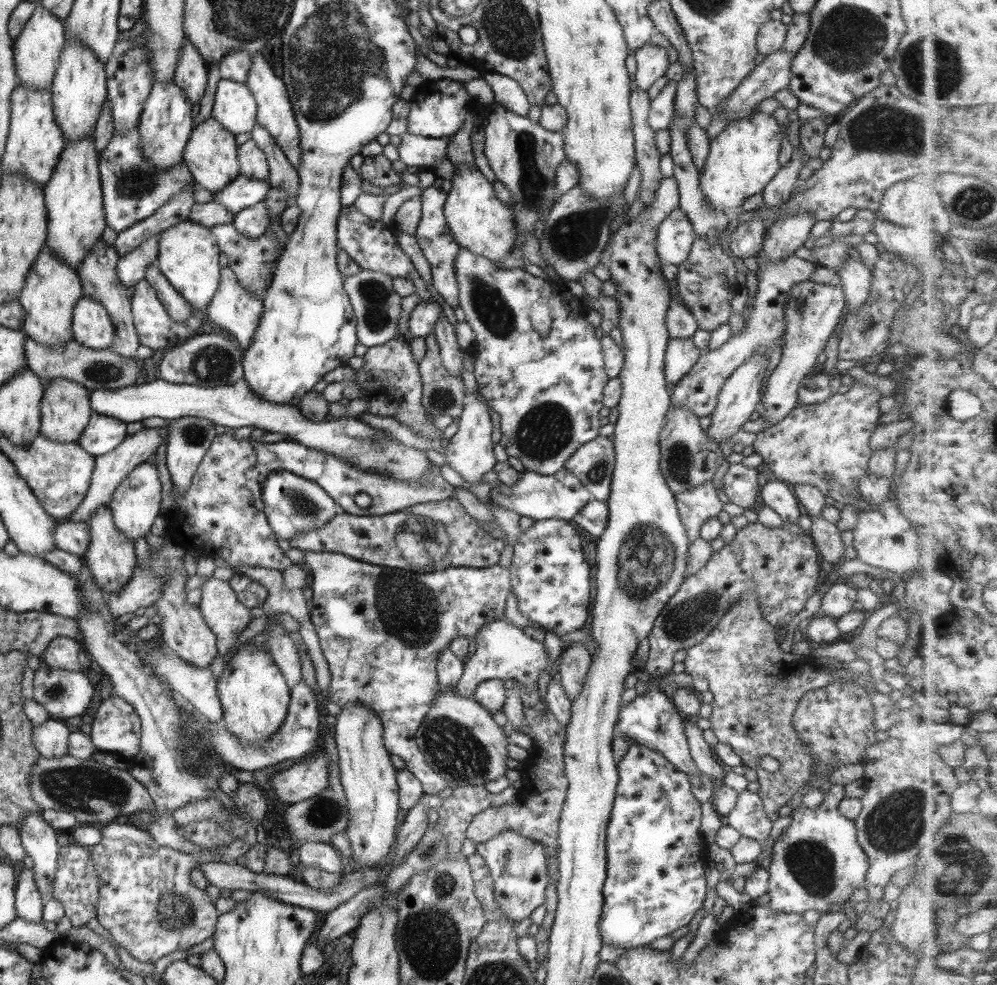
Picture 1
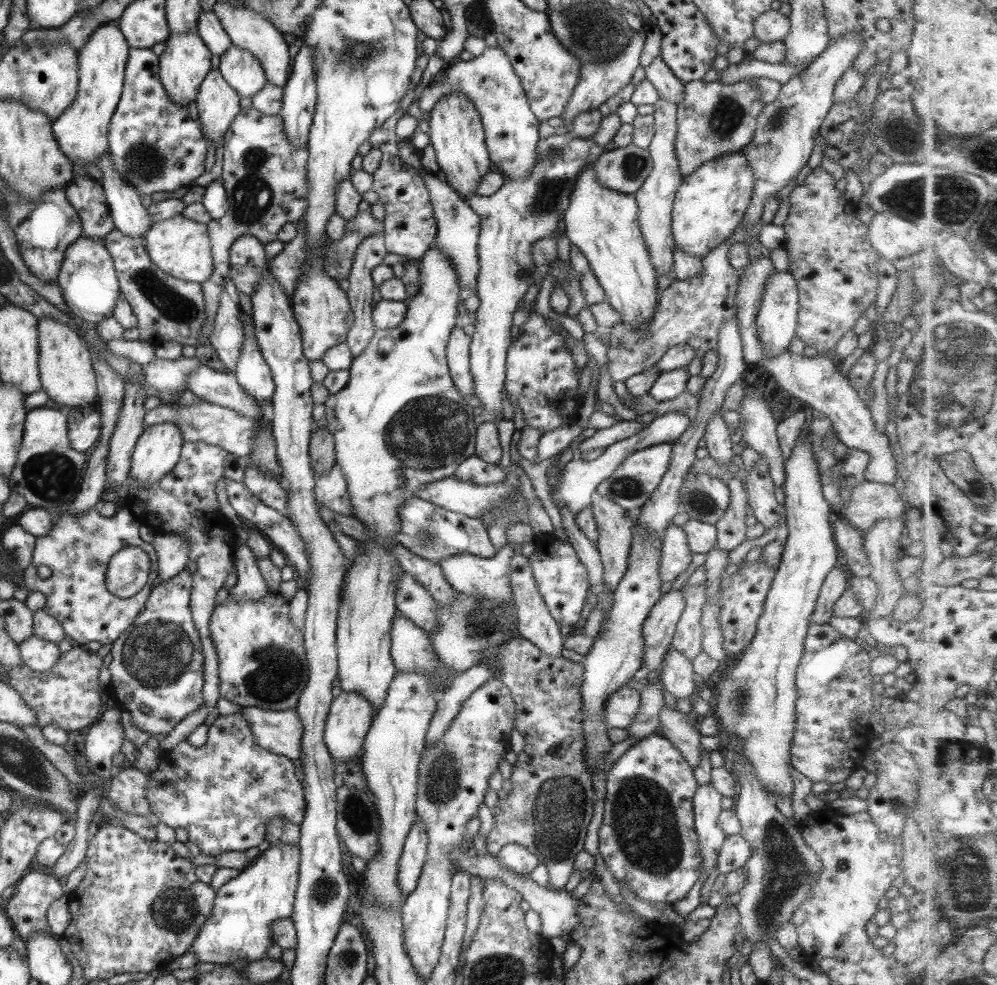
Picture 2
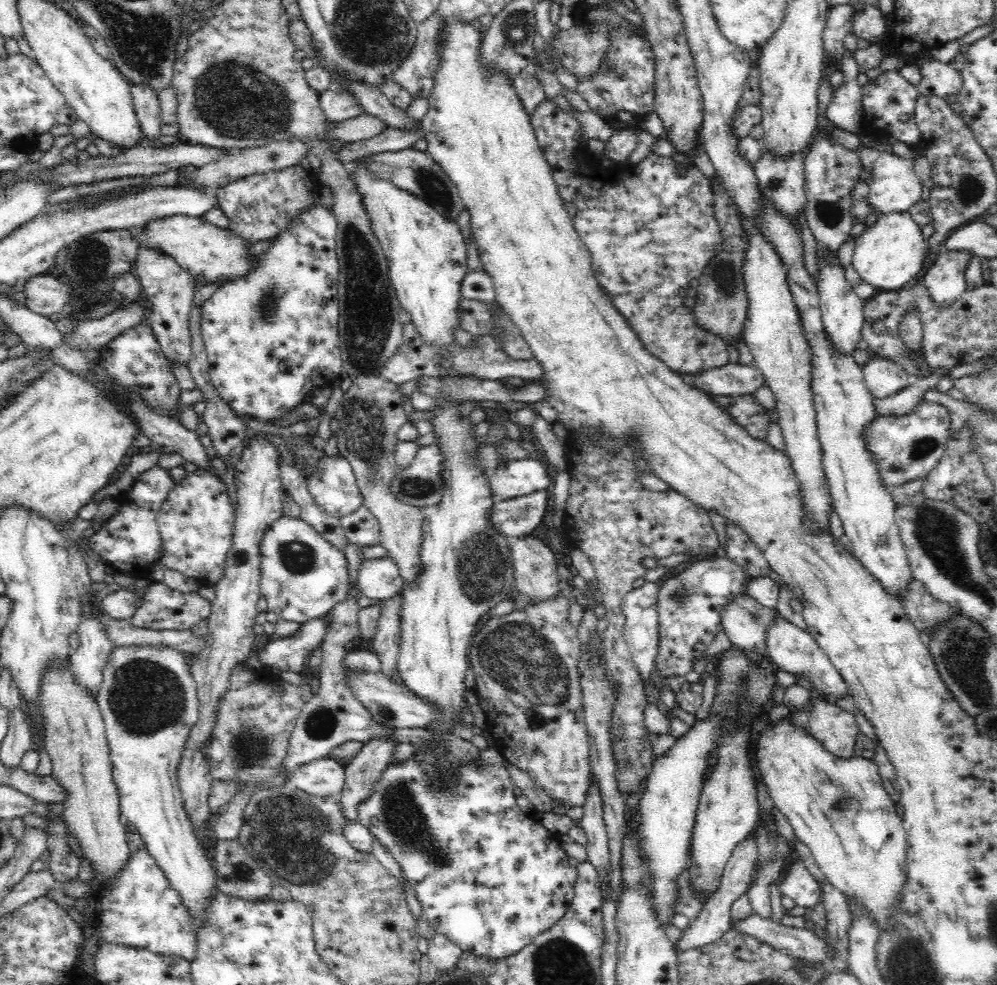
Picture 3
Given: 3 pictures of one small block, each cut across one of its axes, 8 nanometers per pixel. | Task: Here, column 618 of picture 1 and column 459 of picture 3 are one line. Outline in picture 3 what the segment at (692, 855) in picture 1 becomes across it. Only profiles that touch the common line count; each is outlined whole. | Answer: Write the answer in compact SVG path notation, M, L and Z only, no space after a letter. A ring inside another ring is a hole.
M492 744L489 748L480 751L474 764L452 761L452 766L449 766L447 762L441 762L441 758L435 756L433 752L418 749L412 754L412 757L406 758L406 760L391 761L384 768L384 772L378 776L376 784L372 786L372 794L368 798L364 798L364 803L358 804L357 809L357 821L366 827L385 849L388 849L388 852L400 865L404 877L413 889L414 896L421 904L423 917L428 924L463 952L470 952L475 956L484 956L488 959L504 959L513 956L524 946L531 944L538 934L552 928L569 909L577 882L577 868L568 863L569 856L562 850L557 835L550 833L548 828L542 827L539 821L531 820L529 814L519 808L514 793L515 782L508 772L507 764L507 760ZM448 767L450 770L447 770ZM450 771L454 775L454 780L447 782Z

